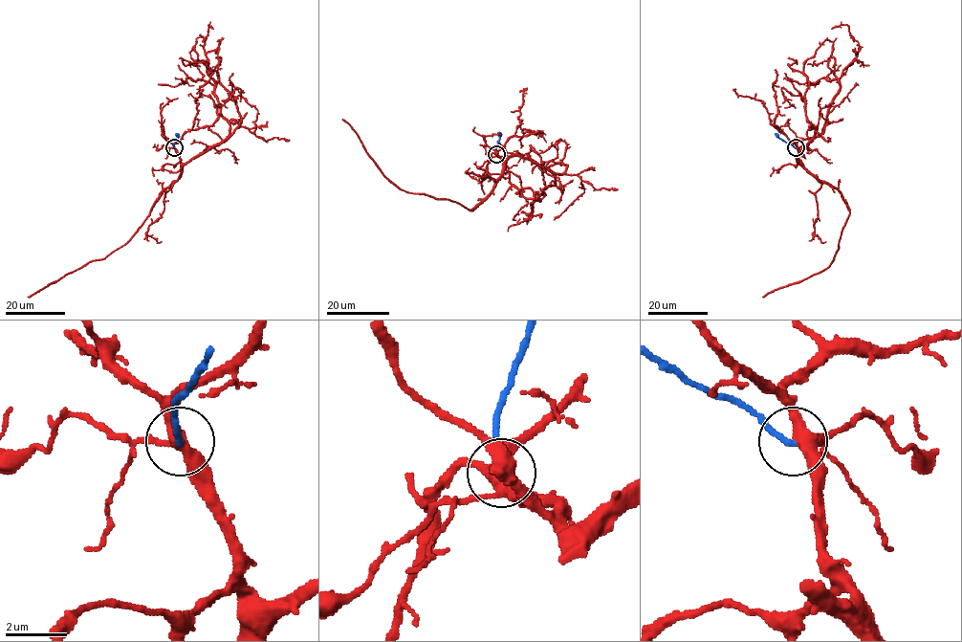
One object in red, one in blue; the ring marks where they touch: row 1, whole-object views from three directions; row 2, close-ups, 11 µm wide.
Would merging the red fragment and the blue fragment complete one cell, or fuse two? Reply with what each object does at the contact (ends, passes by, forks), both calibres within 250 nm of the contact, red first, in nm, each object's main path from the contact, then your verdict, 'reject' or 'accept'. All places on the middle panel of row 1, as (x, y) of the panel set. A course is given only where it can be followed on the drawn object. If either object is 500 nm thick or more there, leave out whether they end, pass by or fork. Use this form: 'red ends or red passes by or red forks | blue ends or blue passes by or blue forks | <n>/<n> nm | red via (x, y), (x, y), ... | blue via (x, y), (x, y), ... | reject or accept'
red forks | blue ends | 360/190 nm | red via (496, 154), (502, 158), (503, 174), (493, 190), (469, 210), (457, 202), (407, 192), (396, 187), (342, 119) | blue via (496, 154), (498, 132) | reject

